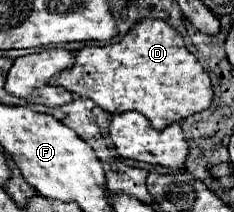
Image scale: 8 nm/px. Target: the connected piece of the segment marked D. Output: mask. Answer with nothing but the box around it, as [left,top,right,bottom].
[49,19,214,129]

